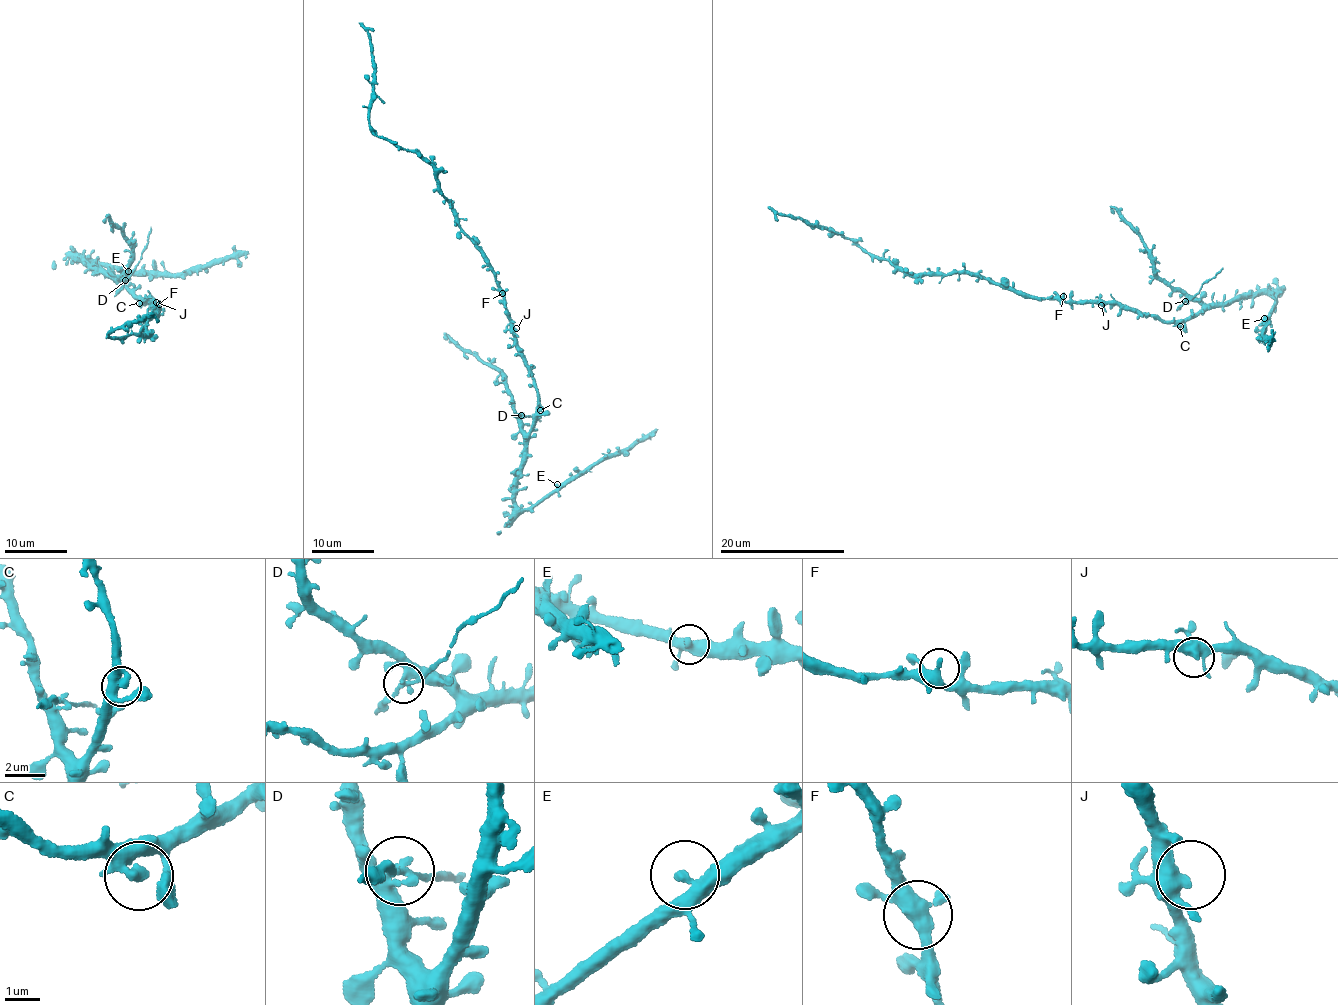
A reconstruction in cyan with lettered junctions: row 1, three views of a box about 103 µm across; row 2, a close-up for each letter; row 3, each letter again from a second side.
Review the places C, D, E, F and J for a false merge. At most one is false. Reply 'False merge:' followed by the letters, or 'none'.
False merge: D

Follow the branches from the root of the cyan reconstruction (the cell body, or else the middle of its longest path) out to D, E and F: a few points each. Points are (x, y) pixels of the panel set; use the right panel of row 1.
D: (1090, 303), (1114, 301), (1165, 321), (1175, 321), (1187, 319), (1201, 311), (1203, 307), (1195, 301), (1186, 301)
E: (1090, 303), (1114, 301), (1165, 321), (1175, 321), (1195, 316), (1210, 306), (1266, 293), (1277, 301), (1264, 318)
F: (1090, 303), (1066, 301), (1063, 296)

